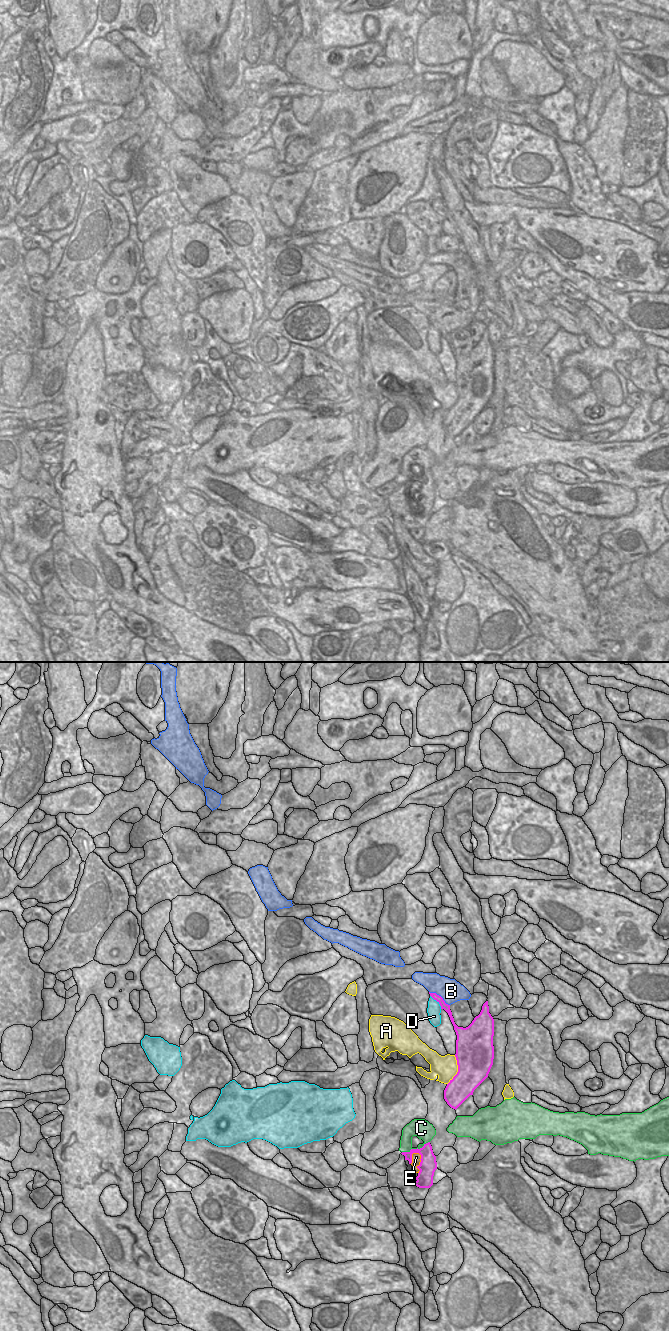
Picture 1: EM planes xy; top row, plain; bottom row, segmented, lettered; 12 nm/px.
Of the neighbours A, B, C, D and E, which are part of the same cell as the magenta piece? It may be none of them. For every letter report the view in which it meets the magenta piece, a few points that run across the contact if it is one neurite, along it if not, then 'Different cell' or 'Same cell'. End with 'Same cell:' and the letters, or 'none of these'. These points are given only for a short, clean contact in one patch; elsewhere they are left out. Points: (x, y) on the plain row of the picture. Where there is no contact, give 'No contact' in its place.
A: Touches magenta in xy. Different cell
B: Touches magenta in xy. Different cell
C: Touches magenta in xy. Different cell
D: Touches magenta in xy. Line: xy (430, 323), (441, 336). Different cell
E: Touches magenta in xy. Same cell
Same cell: E

